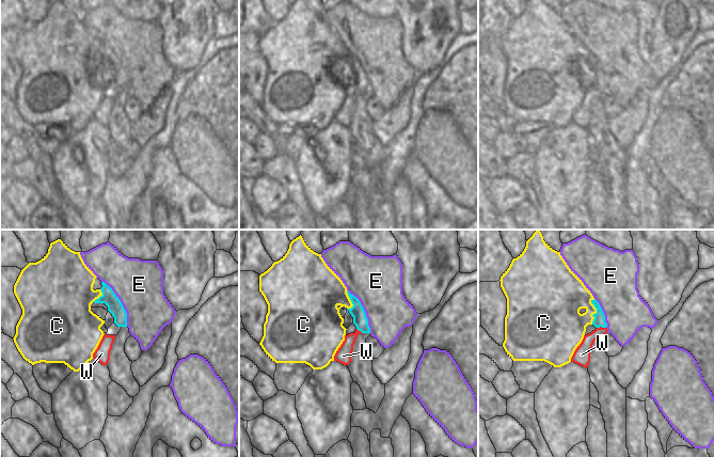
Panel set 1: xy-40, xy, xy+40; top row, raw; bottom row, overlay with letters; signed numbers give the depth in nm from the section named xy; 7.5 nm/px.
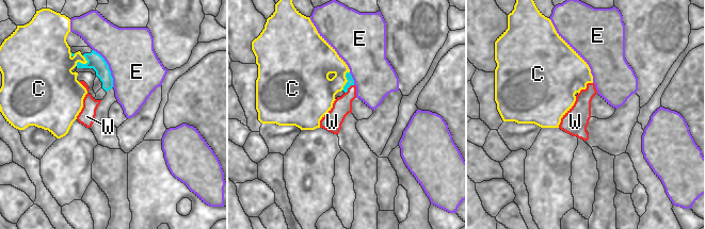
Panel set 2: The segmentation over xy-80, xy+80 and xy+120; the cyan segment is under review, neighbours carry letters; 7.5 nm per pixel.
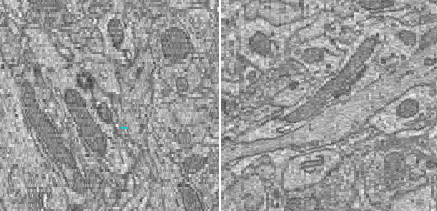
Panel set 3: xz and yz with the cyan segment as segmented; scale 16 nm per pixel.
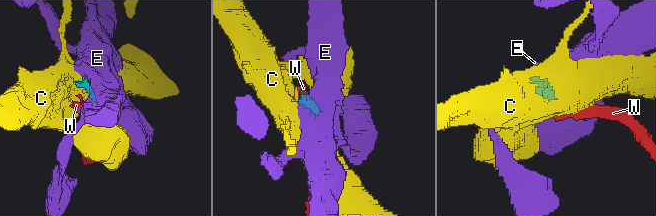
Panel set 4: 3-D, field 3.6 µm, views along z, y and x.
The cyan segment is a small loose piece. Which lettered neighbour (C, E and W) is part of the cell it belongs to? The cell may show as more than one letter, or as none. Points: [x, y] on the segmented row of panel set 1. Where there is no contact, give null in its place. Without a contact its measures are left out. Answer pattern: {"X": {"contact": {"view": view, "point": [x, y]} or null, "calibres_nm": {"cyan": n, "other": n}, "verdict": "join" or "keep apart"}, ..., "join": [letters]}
{"C": {"contact": {"view": "xy+40", "point": [597, 311]}, "calibres_nm": {"cyan": 90, "other": 280}, "verdict": "keep apart"}, "E": {"contact": {"view": "xy-40", "point": [121, 303]}, "calibres_nm": {"cyan": 110, "other": 360}, "verdict": "keep apart"}, "W": {"contact": {"view": "xy+40", "point": [601, 326]}, "calibres_nm": {"cyan": 90, "other": 120}, "verdict": "join"}, "join": ["W"]}

